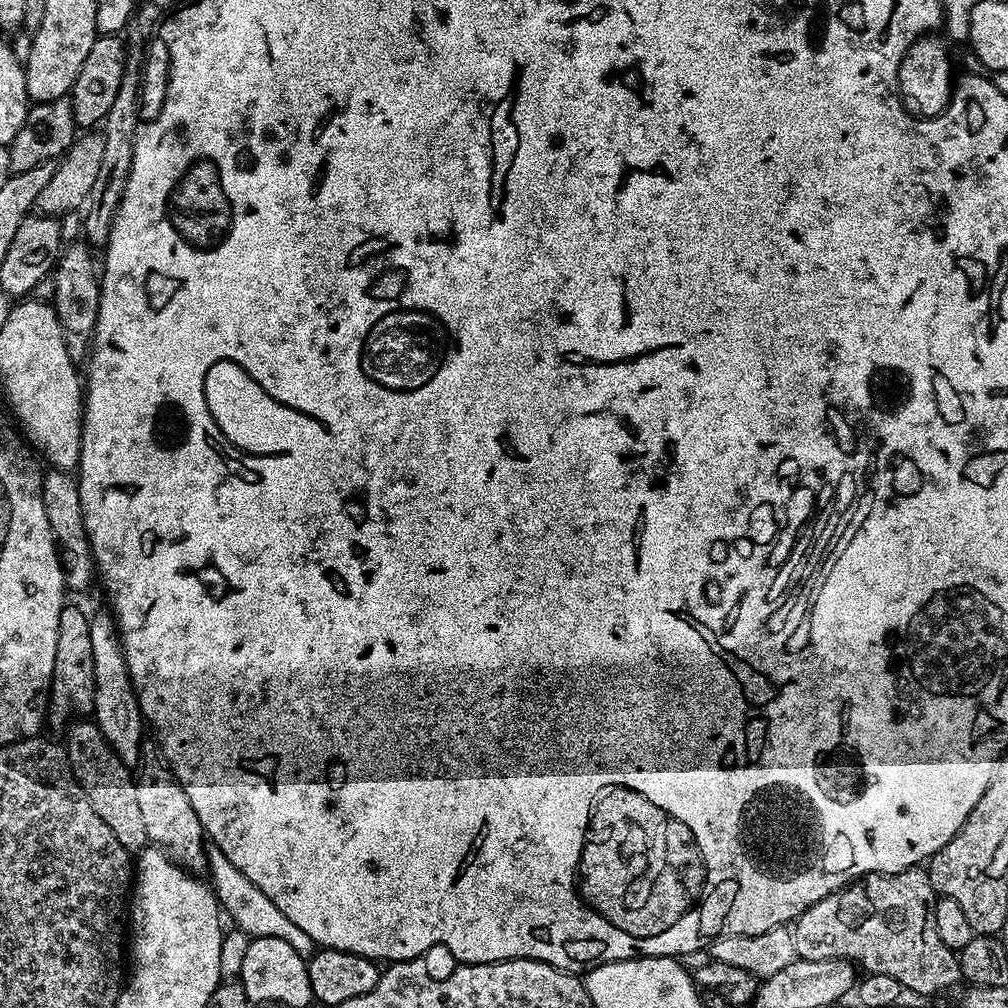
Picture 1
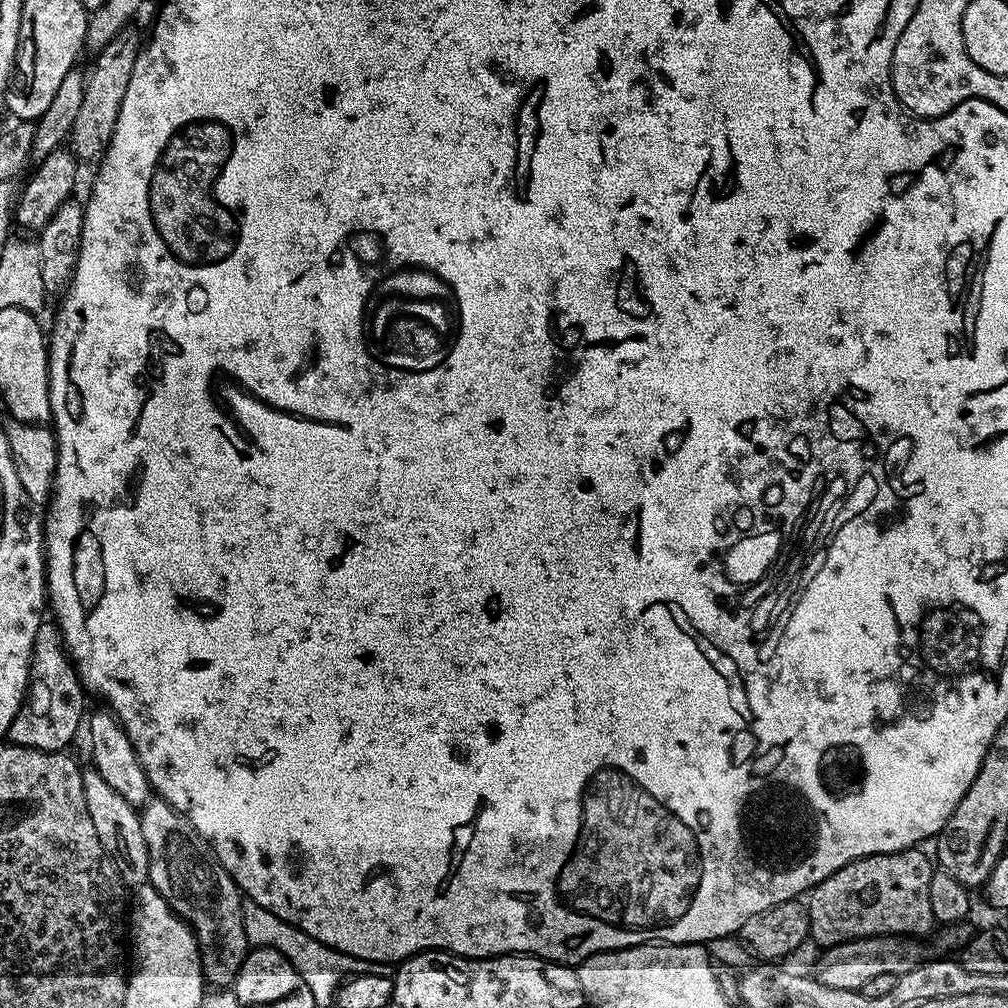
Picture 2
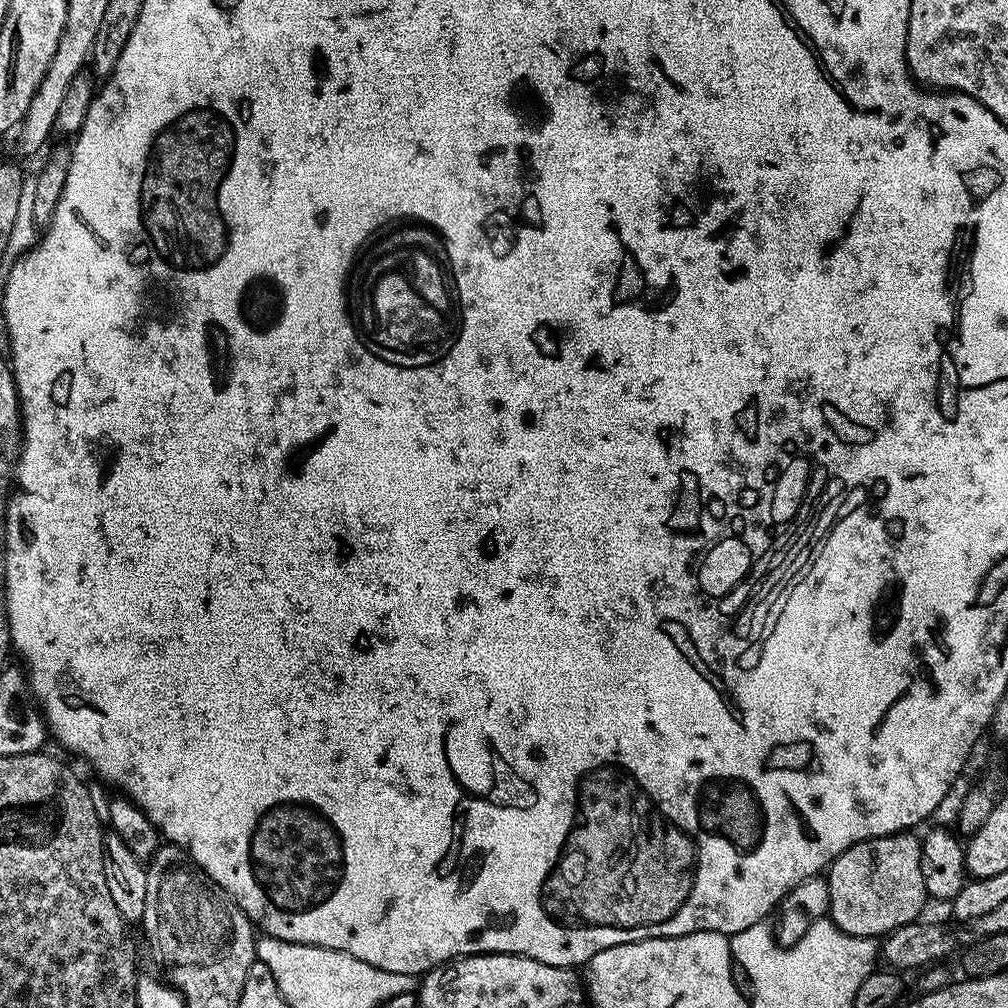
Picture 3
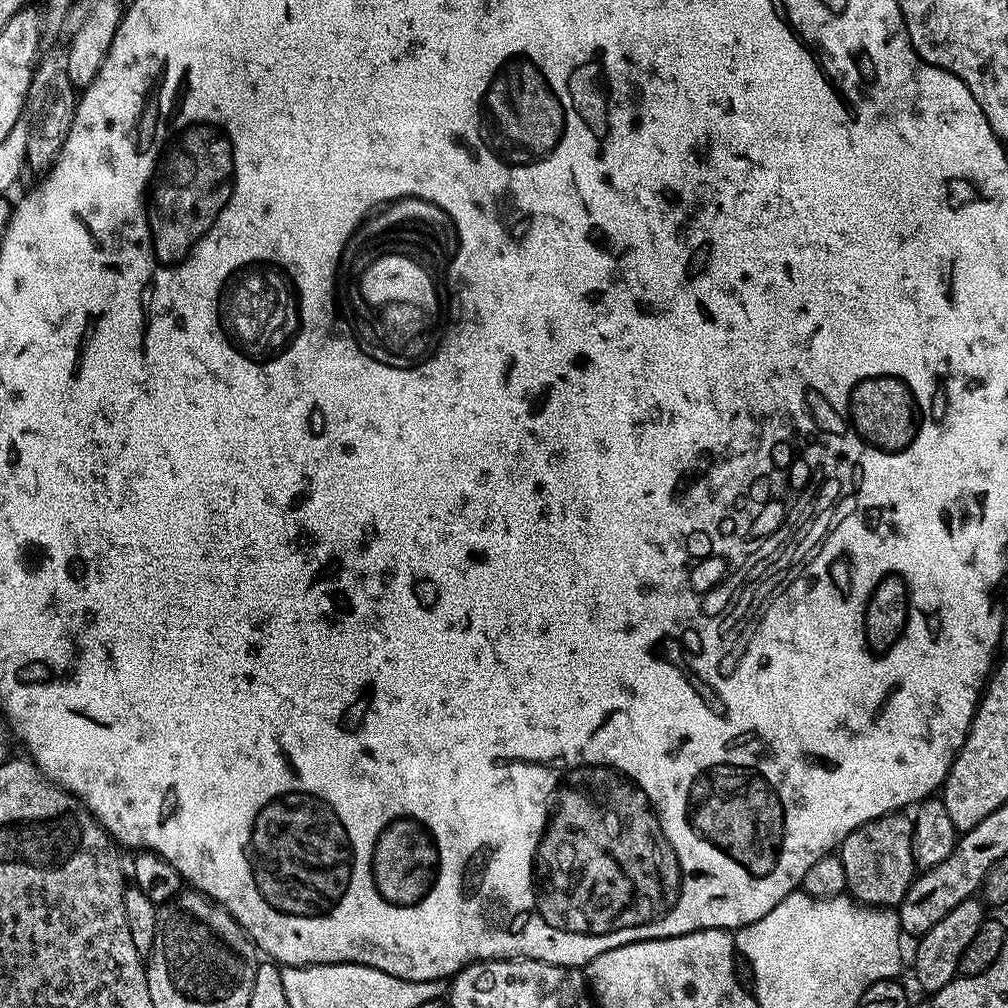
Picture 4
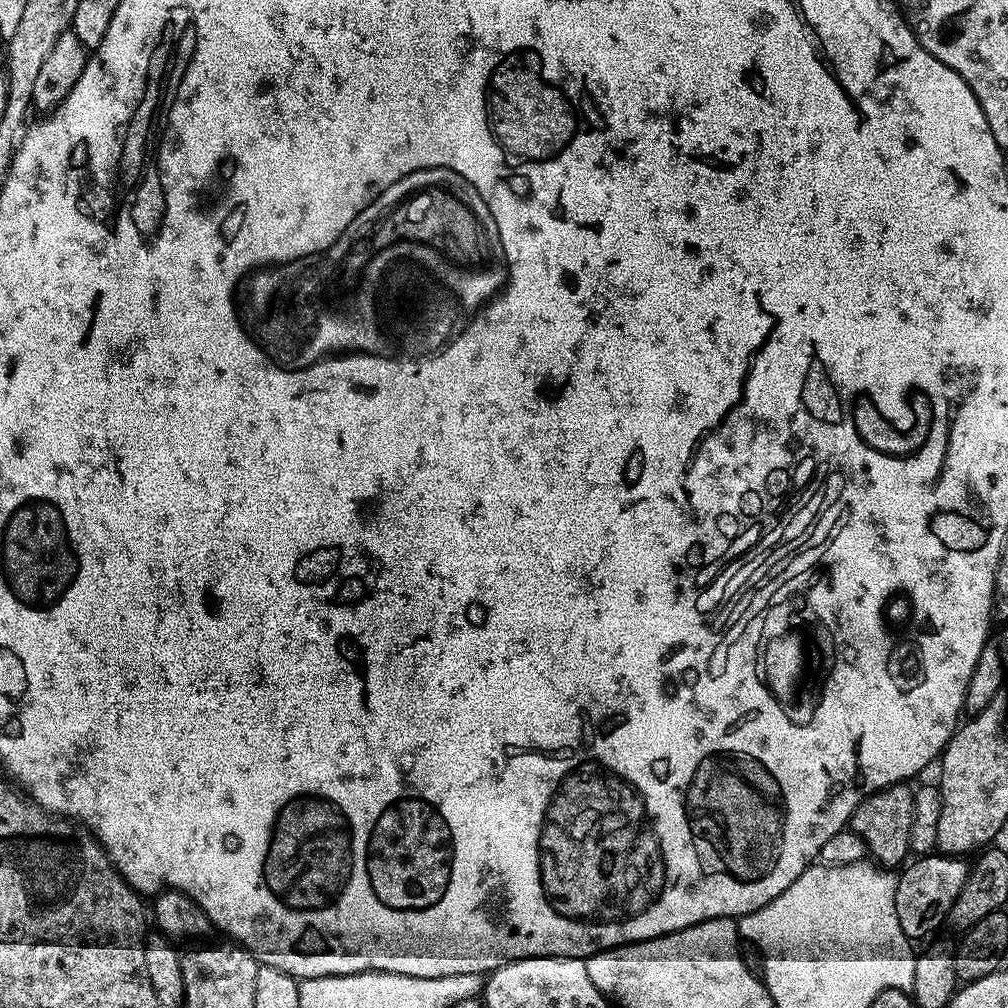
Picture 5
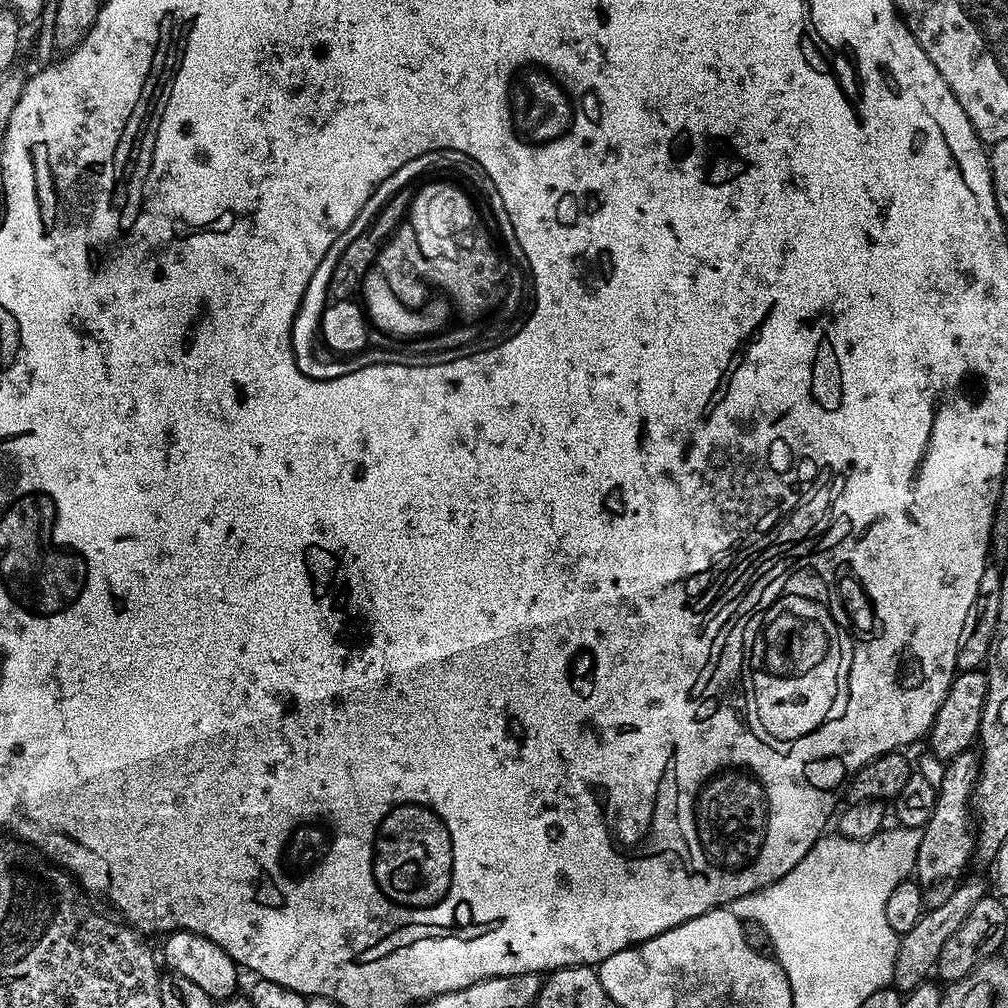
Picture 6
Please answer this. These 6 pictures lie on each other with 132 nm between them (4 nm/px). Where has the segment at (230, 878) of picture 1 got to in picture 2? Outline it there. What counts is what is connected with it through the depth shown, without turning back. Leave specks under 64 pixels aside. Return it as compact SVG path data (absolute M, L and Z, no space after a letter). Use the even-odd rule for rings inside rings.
M251 902L244 904L242 922L249 945L258 948L273 948L282 953L294 966L294 970L302 974L302 979L306 982L306 986L310 986L310 994L314 994L314 1002L318 1006L331 1005L335 1001L336 991L340 989L342 981L353 974L365 971L365 961L326 947L322 942L310 938L310 934L290 926L282 918L270 914L270 910L257 904Z

